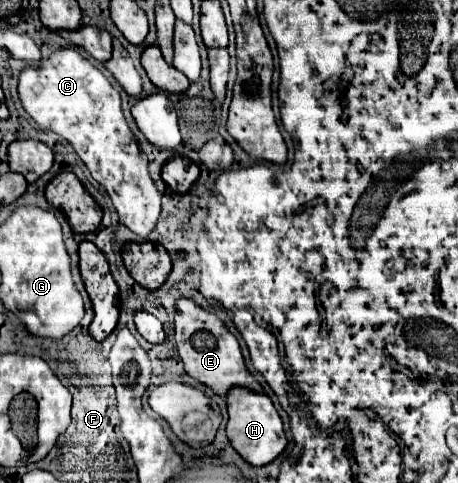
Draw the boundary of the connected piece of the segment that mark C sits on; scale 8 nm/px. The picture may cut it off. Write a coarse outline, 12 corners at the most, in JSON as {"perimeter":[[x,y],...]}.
{"perimeter":[[78,51],[20,73],[26,113],[62,135],[148,239],[160,193],[120,93]]}

